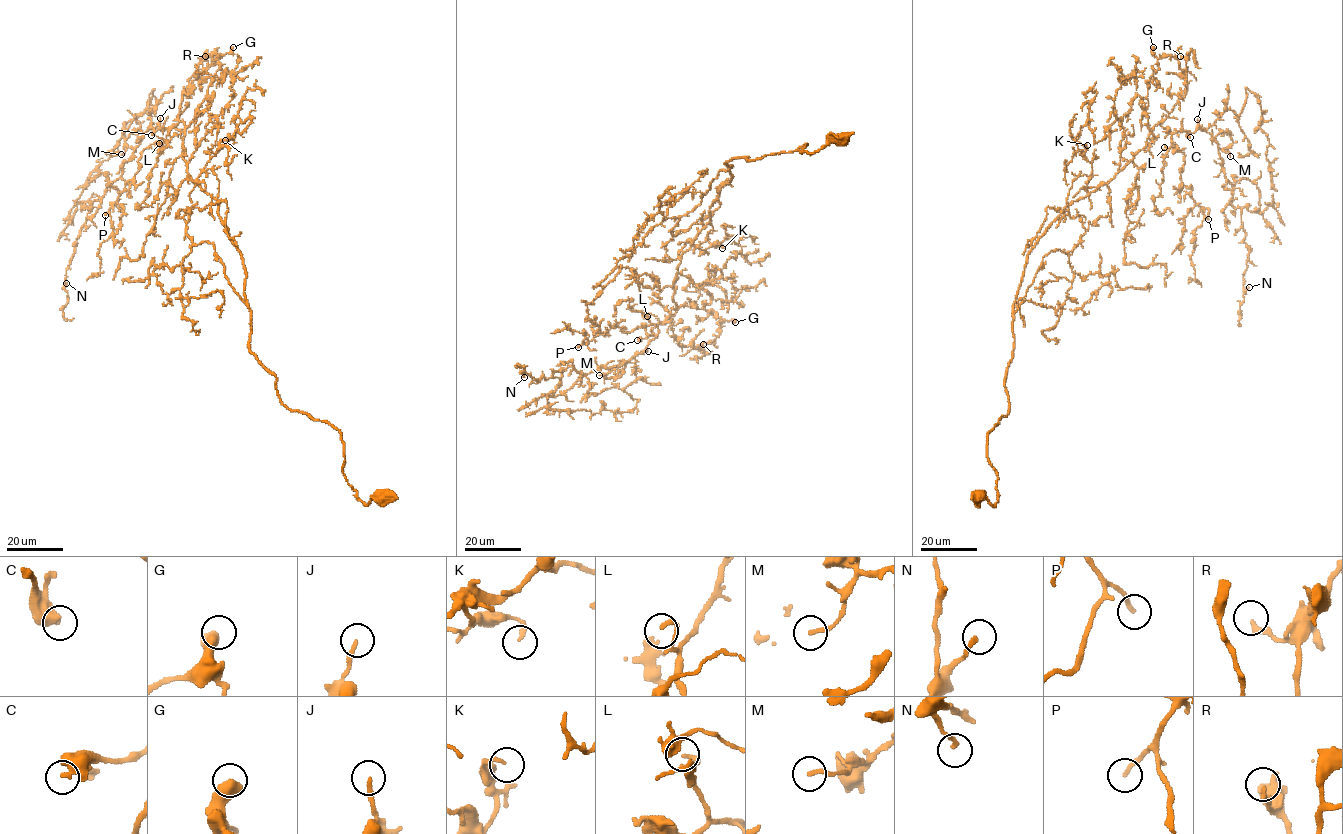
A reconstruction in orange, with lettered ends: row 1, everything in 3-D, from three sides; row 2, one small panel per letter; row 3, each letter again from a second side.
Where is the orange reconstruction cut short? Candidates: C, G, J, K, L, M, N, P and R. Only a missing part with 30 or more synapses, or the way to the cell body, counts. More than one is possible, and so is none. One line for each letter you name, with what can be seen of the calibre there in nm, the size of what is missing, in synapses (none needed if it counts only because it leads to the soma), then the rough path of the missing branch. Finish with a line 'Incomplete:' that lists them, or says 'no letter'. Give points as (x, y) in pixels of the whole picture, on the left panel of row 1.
C: 550 nm | 35 syn | (151, 135), (123, 179)
J: 180 nm | 50 syn | (160, 118), (168, 95), (180, 77), (190, 72), (214, 47)
Incomplete: C, J

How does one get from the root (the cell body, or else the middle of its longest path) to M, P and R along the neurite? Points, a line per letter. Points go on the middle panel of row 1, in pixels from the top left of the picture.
M: (843, 138), (811, 154), (806, 144), (728, 160), (730, 182), (677, 267), (677, 310), (645, 349), (599, 375)
P: (843, 138), (811, 154), (800, 152), (806, 144), (728, 160), (730, 182), (677, 267), (674, 313), (578, 347)
R: (843, 138), (726, 163), (731, 180), (673, 286), (674, 336), (703, 344)

